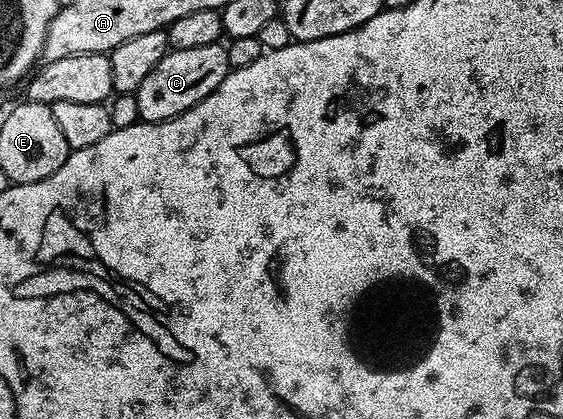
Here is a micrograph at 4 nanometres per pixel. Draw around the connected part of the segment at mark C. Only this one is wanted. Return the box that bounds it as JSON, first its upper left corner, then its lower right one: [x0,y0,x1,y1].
[133,42,230,124]

